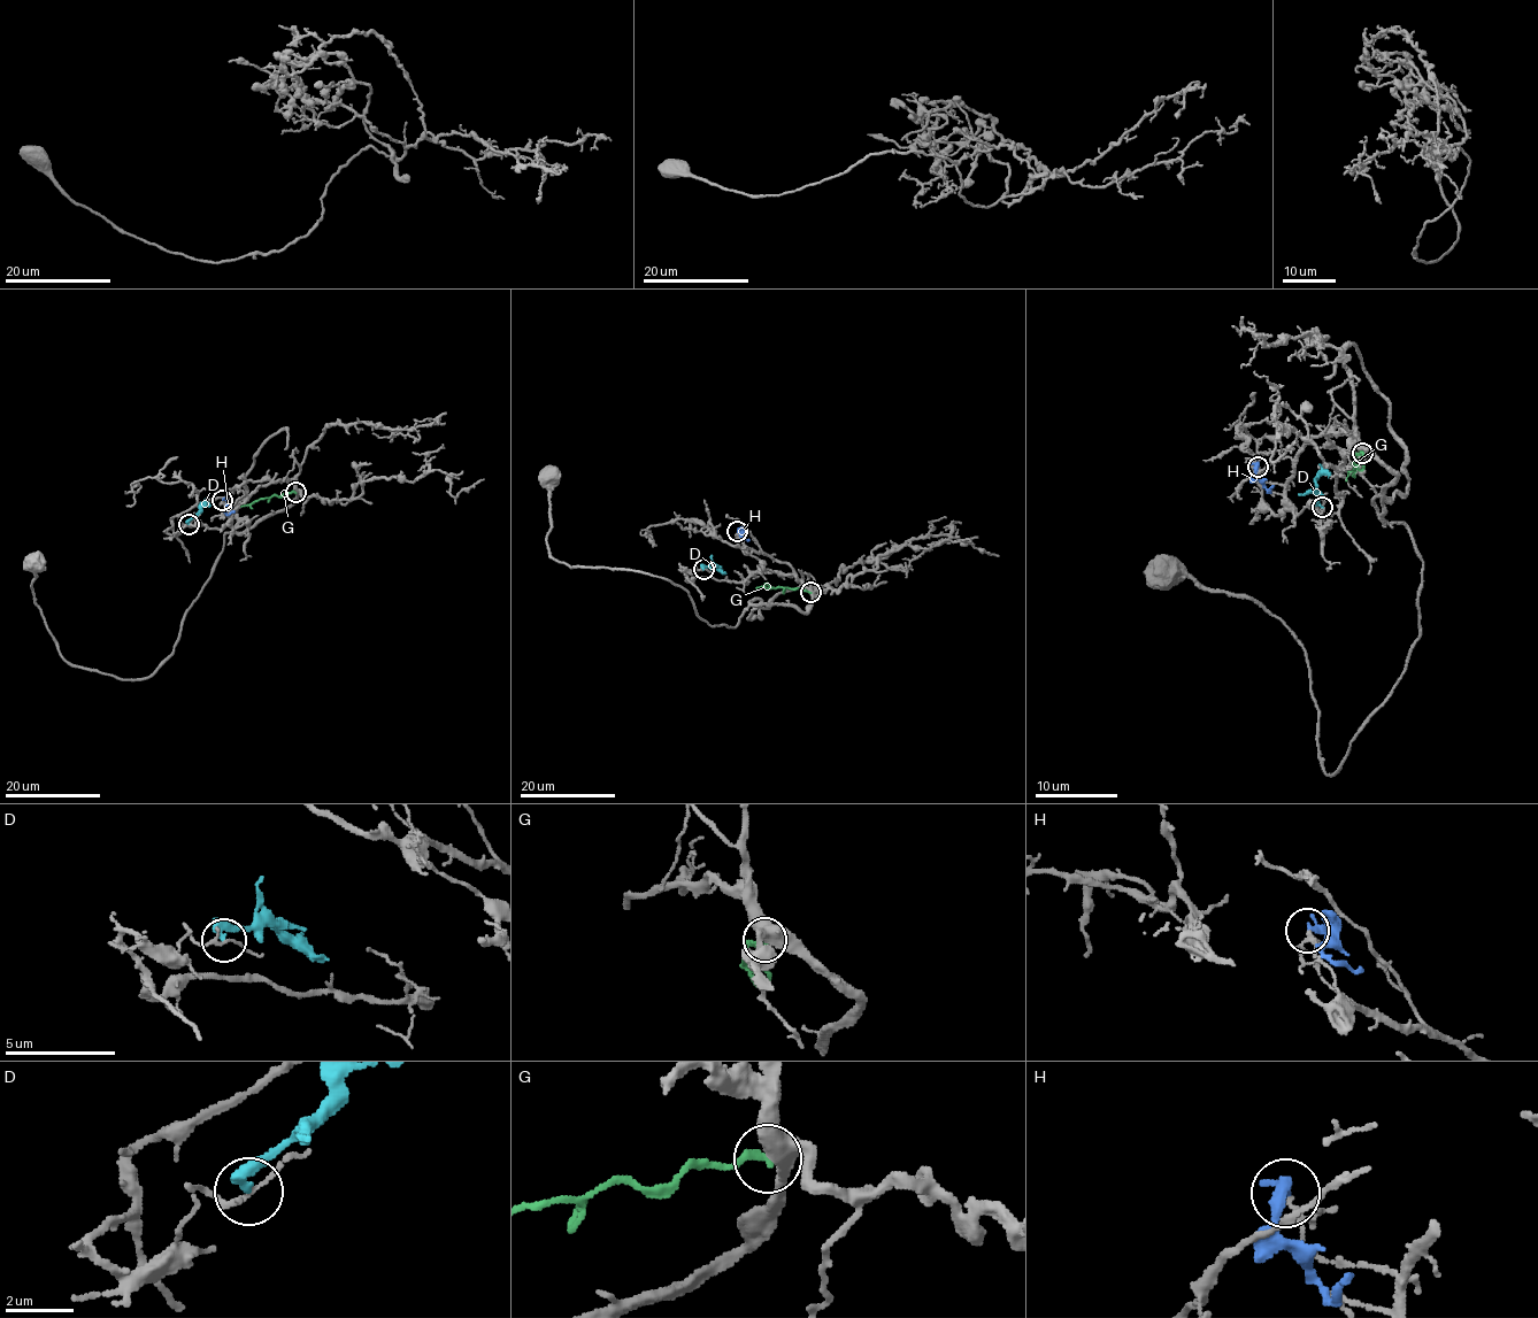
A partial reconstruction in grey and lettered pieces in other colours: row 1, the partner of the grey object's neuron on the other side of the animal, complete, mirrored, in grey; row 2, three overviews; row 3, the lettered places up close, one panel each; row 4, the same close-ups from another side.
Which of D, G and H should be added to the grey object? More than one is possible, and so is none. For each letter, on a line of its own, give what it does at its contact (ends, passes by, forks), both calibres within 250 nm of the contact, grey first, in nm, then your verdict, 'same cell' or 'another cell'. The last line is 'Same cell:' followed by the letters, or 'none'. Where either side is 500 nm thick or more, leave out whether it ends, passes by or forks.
D: it ends | 140/280 nm | another cell
G: it ends | 400/200 nm | another cell
H: it ends | 120/280 nm | another cell
Same cell: none

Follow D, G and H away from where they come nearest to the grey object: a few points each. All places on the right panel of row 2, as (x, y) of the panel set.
D: (1322, 508), (1319, 503), (1316, 479), (1329, 475)
G: (1361, 453), (1353, 462), (1355, 477)
H: (1256, 467), (1255, 477), (1269, 491), (1274, 485)

